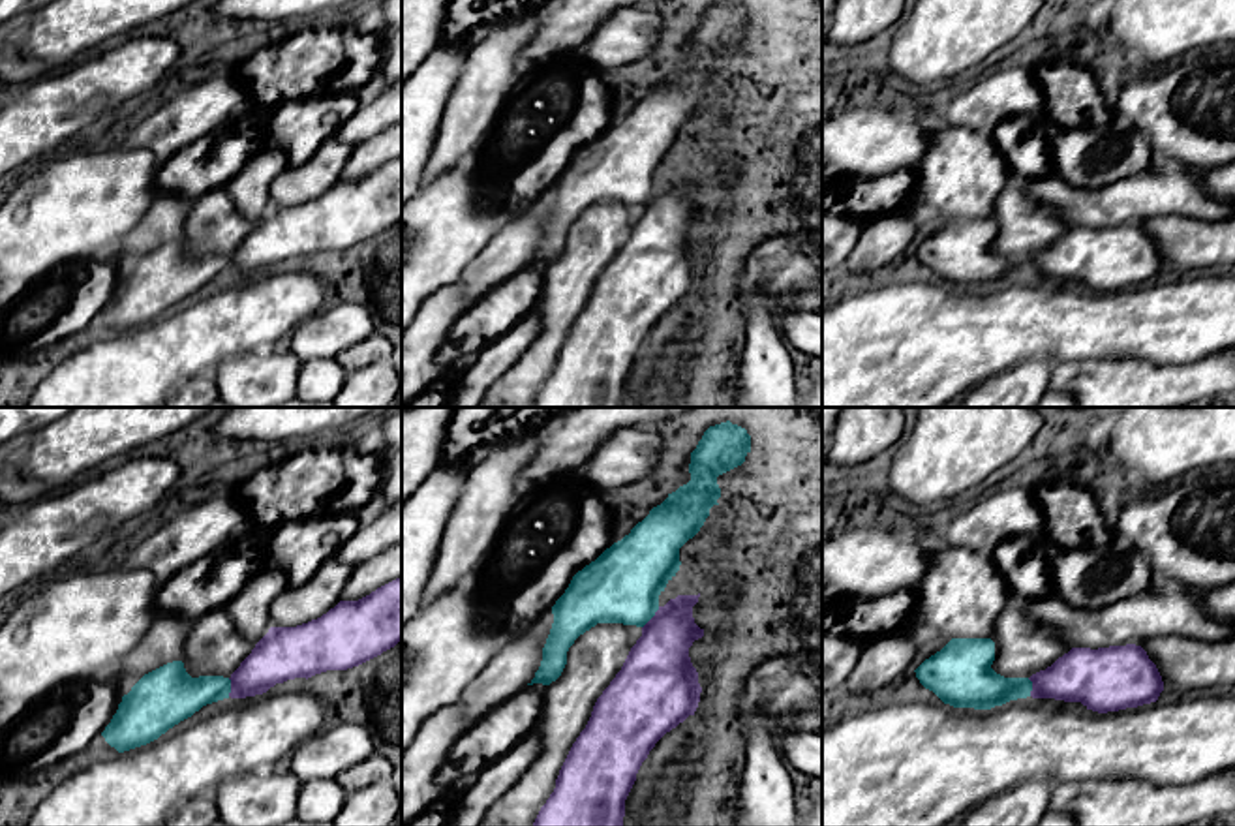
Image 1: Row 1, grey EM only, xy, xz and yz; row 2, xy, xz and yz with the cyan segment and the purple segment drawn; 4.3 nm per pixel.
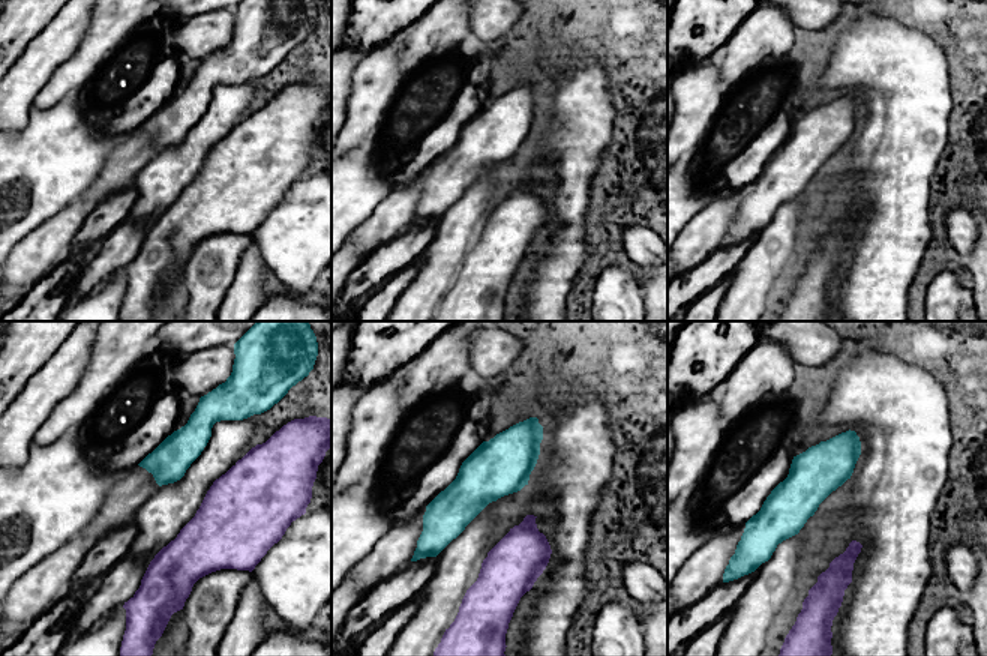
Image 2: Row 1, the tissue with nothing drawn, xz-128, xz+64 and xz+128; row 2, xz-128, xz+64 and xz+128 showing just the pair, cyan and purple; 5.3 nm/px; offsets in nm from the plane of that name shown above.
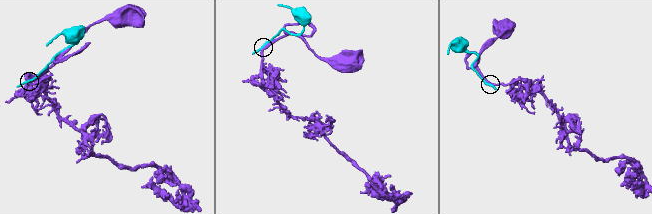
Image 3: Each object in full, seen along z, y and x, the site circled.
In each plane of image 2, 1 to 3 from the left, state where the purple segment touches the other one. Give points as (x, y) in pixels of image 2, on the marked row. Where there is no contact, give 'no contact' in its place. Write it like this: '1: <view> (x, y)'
1: no contact
2: no contact
3: no contact

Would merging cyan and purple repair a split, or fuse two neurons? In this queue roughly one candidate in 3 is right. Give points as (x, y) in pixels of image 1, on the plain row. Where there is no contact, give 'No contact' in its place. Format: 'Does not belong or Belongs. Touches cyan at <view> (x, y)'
Does not belong. Touches cyan at xz (652, 196)

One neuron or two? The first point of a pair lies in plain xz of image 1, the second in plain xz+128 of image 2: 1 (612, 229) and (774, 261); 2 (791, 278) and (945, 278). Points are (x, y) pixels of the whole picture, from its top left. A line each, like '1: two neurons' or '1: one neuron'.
1: one neuron
2: one neuron

